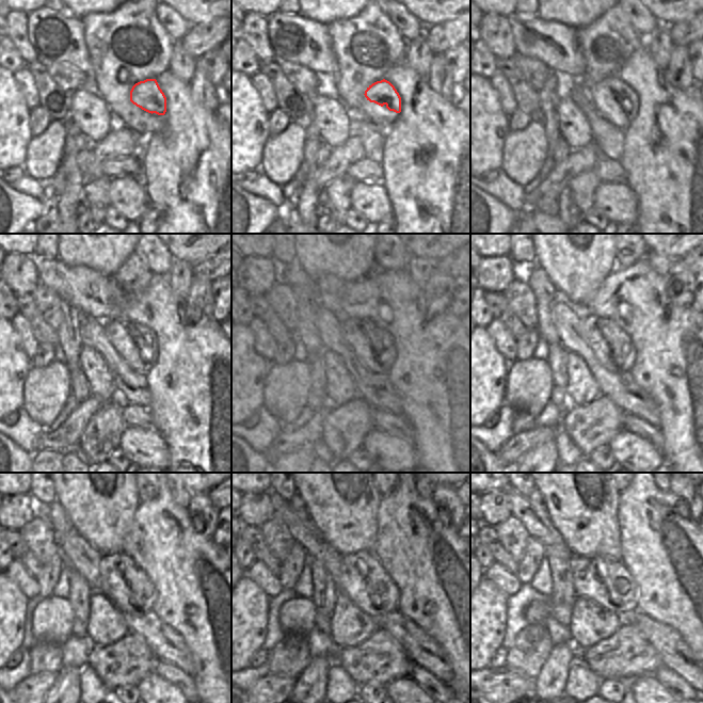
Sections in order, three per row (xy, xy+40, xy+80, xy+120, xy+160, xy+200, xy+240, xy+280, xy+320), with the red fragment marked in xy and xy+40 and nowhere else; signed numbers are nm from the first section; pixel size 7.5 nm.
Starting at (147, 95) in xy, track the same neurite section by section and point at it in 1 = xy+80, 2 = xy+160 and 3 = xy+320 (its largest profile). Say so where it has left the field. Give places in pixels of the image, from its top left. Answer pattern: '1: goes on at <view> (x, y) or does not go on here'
1: goes on at xy+80 (613, 86)
2: goes on at xy+160 (371, 348)
3: goes on at xy+320 (607, 582)

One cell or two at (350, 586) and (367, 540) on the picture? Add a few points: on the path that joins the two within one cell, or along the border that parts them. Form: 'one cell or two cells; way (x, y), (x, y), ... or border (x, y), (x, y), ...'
two cells; border (370, 552), (360, 550), (341, 555)

